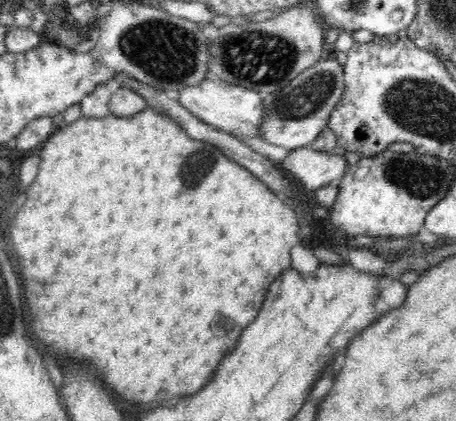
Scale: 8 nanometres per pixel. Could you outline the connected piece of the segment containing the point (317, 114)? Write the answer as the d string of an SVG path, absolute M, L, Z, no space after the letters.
M335 57L325 58L304 70L286 87L270 94L258 93L264 105L264 119L260 120L262 140L288 151L310 147L327 127L330 112L338 105L342 92L345 92L344 72L344 68L338 64Z

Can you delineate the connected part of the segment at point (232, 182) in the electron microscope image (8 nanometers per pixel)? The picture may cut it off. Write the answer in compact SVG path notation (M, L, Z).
M146 108L129 117L112 114L103 119L84 117L56 131L39 147L40 168L32 186L26 190L26 202L20 206L10 222L8 242L18 258L18 274L28 304L28 324L32 324L32 336L46 346L54 356L56 352L68 352L68 356L80 356L80 360L92 360L100 372L104 372L104 385L112 384L124 404L150 404L156 400L170 400L180 394L192 394L200 390L224 354L236 348L244 329L258 316L272 280L290 266L290 248L300 244L297 212L278 195L256 178L246 167L238 166L222 151L210 143L187 136L176 120L158 110Z

